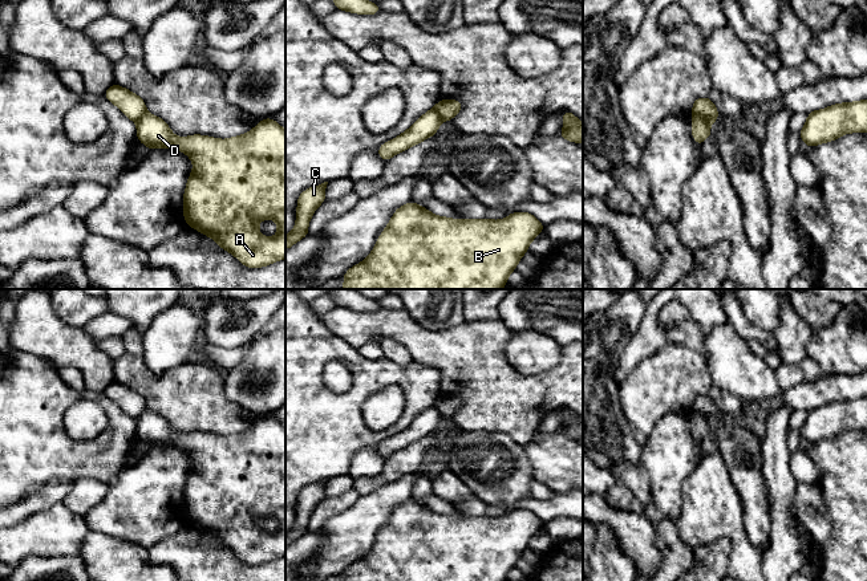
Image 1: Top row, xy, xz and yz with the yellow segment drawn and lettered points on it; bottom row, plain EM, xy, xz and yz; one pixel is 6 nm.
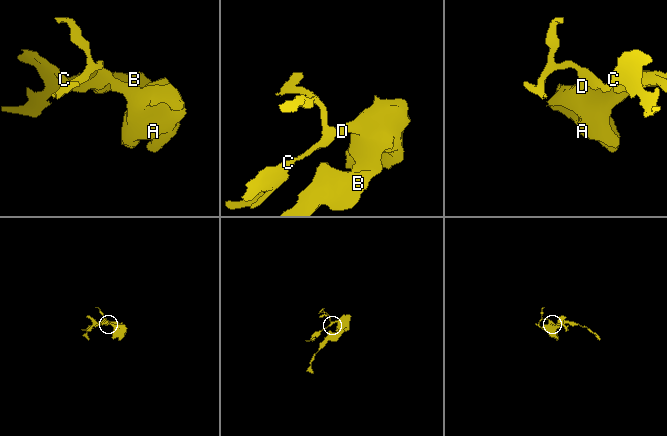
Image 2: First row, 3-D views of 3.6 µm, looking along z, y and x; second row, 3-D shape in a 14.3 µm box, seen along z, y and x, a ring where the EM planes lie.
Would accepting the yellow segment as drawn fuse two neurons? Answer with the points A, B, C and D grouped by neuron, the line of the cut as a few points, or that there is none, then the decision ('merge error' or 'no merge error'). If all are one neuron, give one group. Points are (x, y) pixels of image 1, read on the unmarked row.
A B D / C | yz (693, 413), (701, 413), (709, 421) | merge error

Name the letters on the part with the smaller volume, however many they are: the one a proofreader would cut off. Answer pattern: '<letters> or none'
C

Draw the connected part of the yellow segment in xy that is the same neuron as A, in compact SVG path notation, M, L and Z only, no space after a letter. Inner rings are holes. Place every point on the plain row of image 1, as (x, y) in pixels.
M145 410L137 419L137 435L149 447L177 446L191 456L194 466L183 492L189 524L214 536L248 565L285 556L285 427L274 415L262 417L248 430L228 436L199 431L179 435L162 415ZM264 516L277 520L274 535L259 529L258 521Z

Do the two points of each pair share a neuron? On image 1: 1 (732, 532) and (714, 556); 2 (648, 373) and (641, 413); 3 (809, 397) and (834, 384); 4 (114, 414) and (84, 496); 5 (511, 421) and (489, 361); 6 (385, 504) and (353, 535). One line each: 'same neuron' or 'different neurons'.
1: different neurons
2: same neuron
3: same neuron
4: different neurons
5: same neuron
6: same neuron

